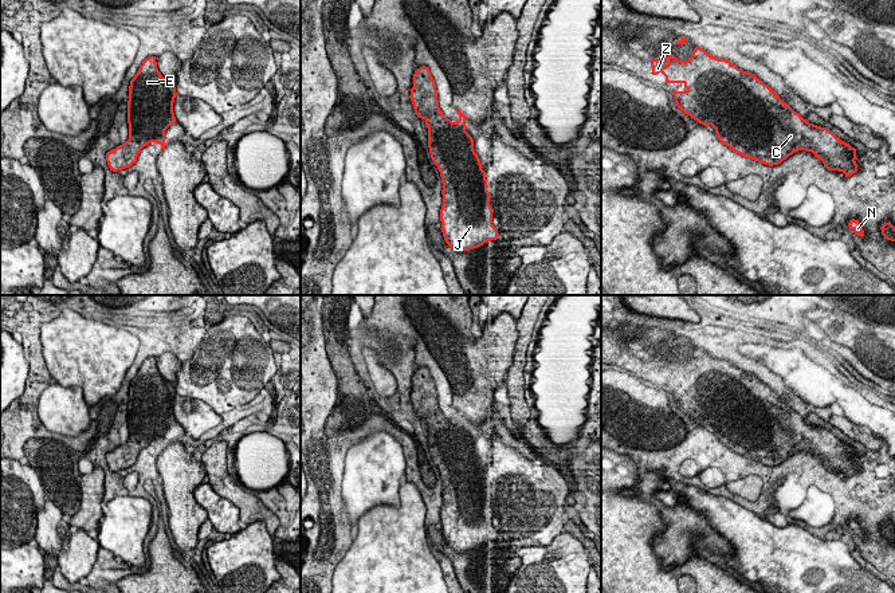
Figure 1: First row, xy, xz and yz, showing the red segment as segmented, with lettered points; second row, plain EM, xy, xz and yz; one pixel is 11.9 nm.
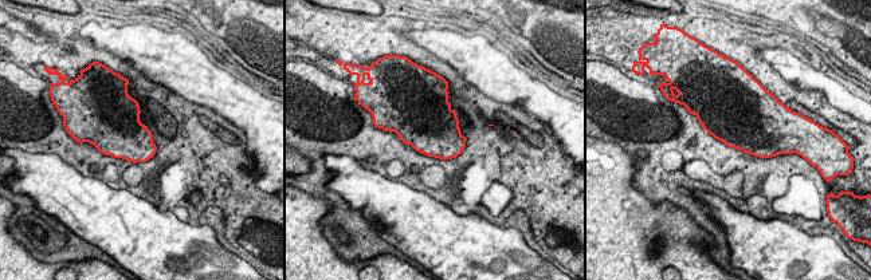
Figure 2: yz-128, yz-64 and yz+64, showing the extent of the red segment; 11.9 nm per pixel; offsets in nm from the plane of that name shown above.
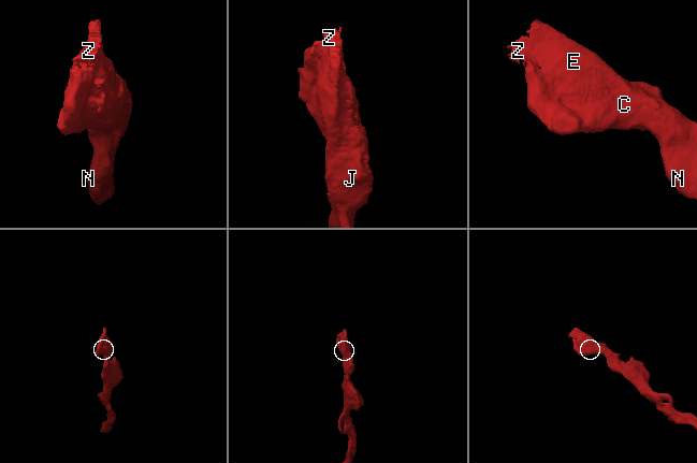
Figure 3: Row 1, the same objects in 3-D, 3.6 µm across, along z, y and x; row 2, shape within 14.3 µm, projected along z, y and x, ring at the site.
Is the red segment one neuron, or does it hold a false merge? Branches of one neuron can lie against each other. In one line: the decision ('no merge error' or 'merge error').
no merge error

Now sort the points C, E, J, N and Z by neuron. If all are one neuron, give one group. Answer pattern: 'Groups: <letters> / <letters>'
Groups: C E J N Z

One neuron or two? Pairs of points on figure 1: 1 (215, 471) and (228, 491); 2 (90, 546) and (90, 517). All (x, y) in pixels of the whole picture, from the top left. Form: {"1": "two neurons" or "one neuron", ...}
{"1": "one neuron", "2": "two neurons"}

